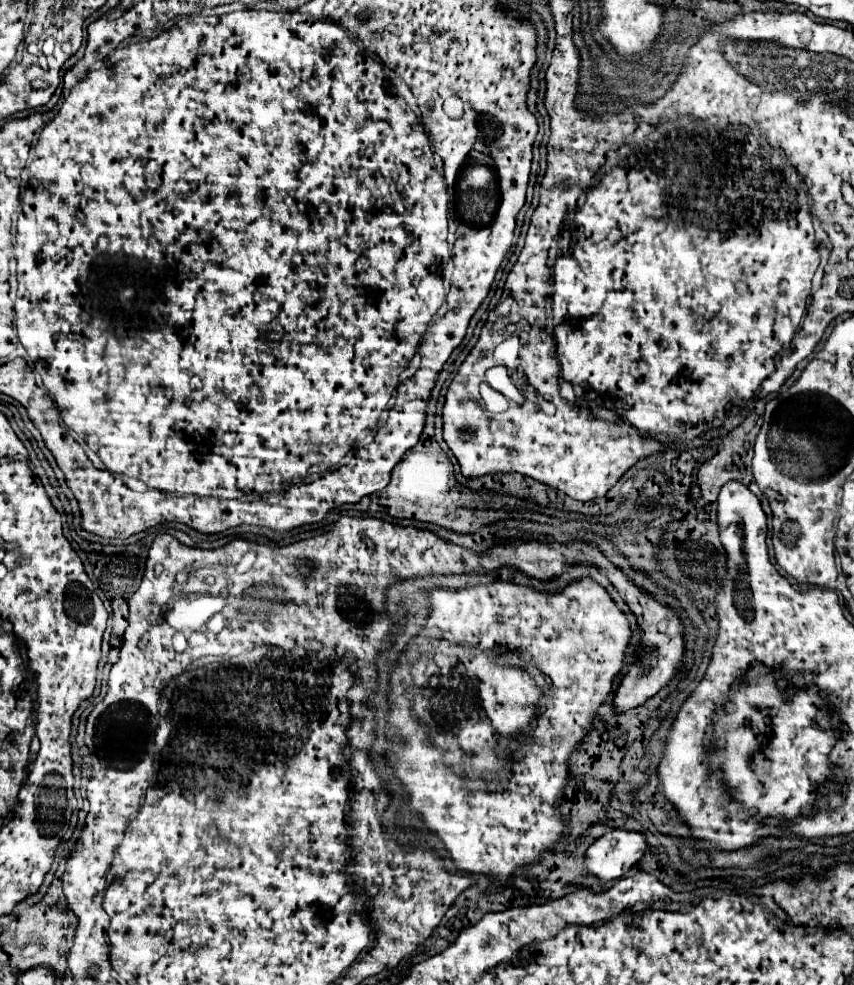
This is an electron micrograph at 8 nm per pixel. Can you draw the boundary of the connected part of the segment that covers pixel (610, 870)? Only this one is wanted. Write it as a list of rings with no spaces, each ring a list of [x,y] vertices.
[[[614,829],[596,839],[586,851],[588,871],[602,881],[620,879],[630,867],[634,867],[648,849],[646,835],[642,831]]]

